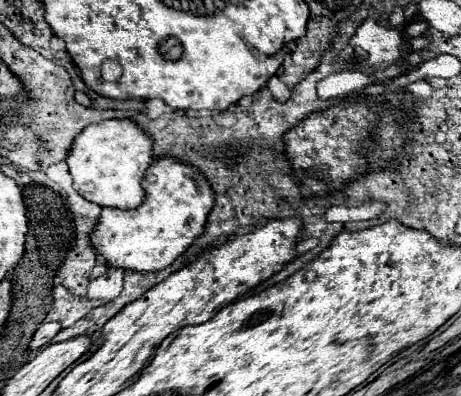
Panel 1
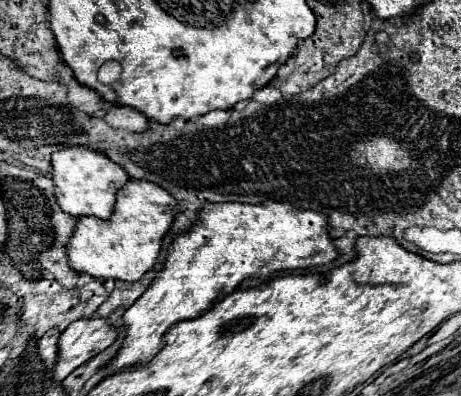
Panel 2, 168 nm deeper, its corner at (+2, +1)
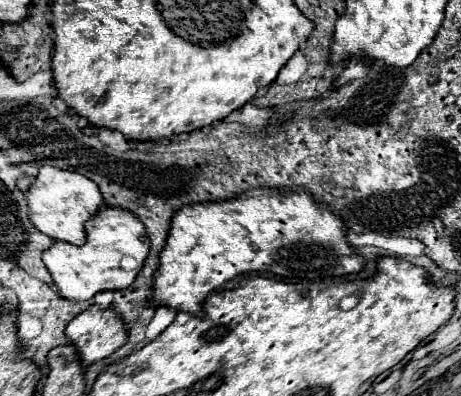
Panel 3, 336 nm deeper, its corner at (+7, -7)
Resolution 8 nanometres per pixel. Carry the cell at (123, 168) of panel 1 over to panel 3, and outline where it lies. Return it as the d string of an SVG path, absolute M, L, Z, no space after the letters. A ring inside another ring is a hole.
M41 166L37 180L33 182L31 190L27 192L29 198L29 210L31 210L31 222L43 232L49 234L55 240L65 240L71 244L85 244L85 222L103 206L103 194L99 186L77 172L61 170L55 166Z

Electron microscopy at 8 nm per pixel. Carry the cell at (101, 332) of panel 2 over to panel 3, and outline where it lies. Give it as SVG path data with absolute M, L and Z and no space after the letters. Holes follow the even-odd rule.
M87 308L77 318L73 318L71 324L67 324L65 334L75 346L81 366L85 368L111 356L127 342L125 324L117 312L113 312L113 308Z

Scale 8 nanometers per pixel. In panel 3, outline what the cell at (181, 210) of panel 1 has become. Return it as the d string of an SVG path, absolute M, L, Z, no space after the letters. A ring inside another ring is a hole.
M101 206L85 228L87 242L83 246L57 240L49 250L43 252L43 262L49 268L59 294L75 302L91 300L103 290L129 288L149 254L147 228L131 210Z

